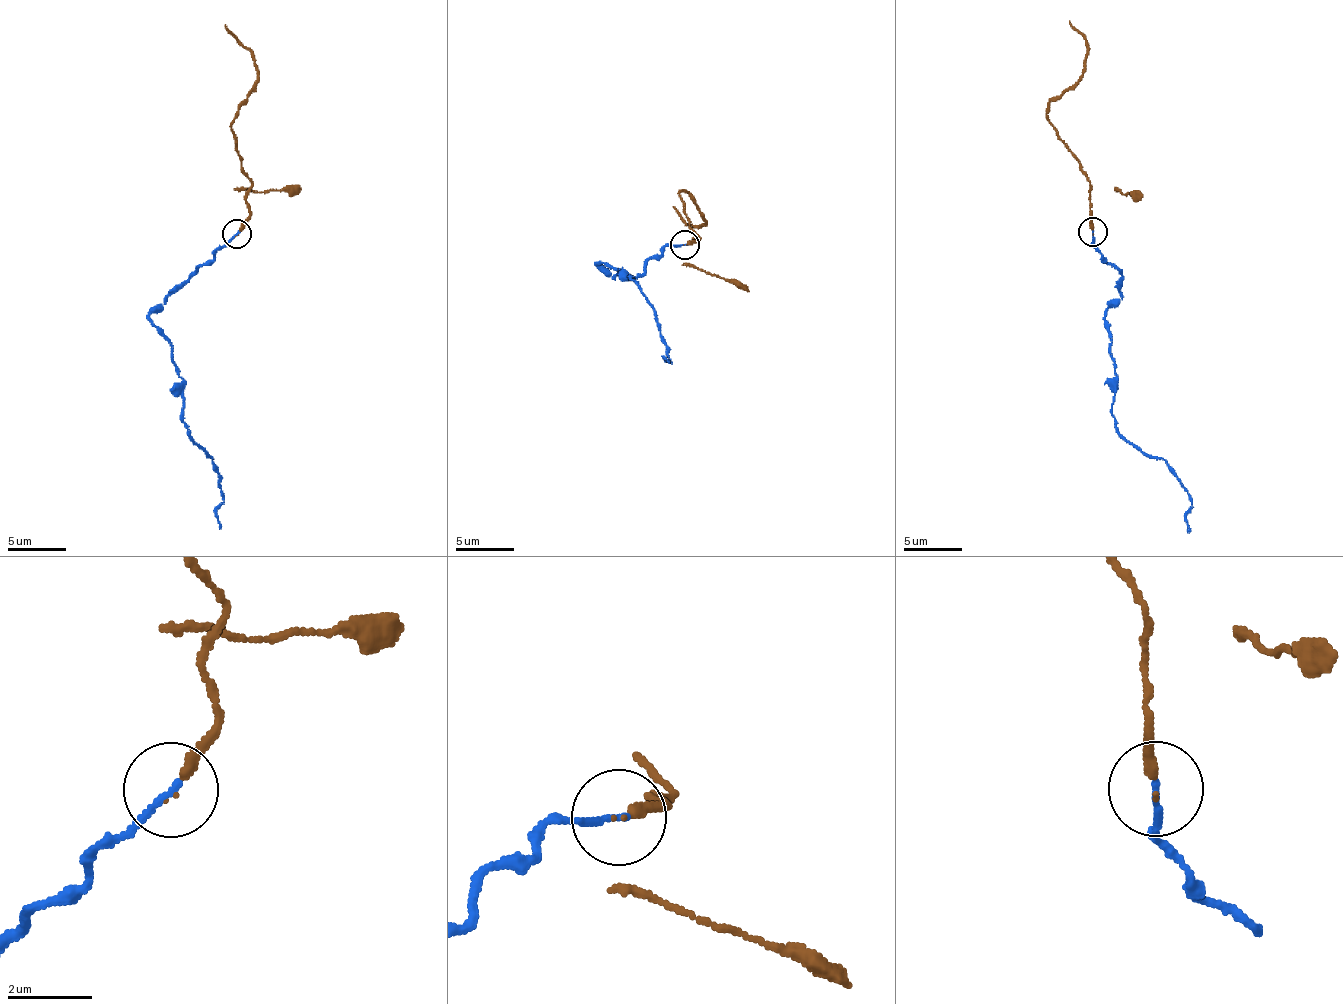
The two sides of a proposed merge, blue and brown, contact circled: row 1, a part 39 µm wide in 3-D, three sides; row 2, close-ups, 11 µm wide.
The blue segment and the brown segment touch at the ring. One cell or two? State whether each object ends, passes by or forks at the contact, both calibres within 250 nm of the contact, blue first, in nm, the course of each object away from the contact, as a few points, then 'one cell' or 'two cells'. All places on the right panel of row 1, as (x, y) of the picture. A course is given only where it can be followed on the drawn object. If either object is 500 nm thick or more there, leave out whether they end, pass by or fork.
blue ends there; brown ends there; 150 nm thick on the blue side, 190 nm on the other; blue runs (1092, 231), (1092, 244), (1121, 277), (1103, 324), (1115, 425), (1168, 465), (1191, 503), (1191, 532); brown runs (1092, 234), (1089, 180), (1048, 115), (1048, 103), (1080, 76), (1086, 55), (1086, 40), (1069, 21); one cell

